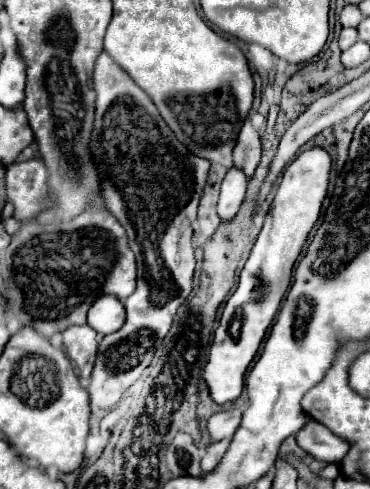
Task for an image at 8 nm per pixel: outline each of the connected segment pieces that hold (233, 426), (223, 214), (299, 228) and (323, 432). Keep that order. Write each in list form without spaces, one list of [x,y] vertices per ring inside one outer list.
[[[232,408],[232,410],[224,410],[224,412],[214,414],[208,420],[208,432],[210,432],[212,440],[216,442],[216,440],[232,438],[234,432],[238,430],[238,426],[240,426],[240,420],[242,420],[242,412],[238,408]]]
[[[232,168],[228,170],[222,188],[220,188],[220,200],[218,200],[218,216],[220,222],[228,222],[232,220],[232,216],[236,216],[242,200],[246,194],[246,176],[242,170]]]
[[[312,148],[312,150],[304,150],[296,160],[292,160],[280,180],[280,186],[276,190],[276,196],[272,200],[272,208],[270,208],[270,230],[268,230],[268,240],[260,240],[260,236],[254,242],[254,248],[240,272],[240,282],[236,292],[230,296],[230,300],[224,306],[222,318],[220,318],[220,326],[214,332],[214,340],[210,346],[210,356],[208,356],[208,364],[204,368],[204,380],[210,388],[210,396],[216,404],[226,404],[236,400],[242,390],[244,390],[244,374],[250,366],[250,362],[254,360],[278,308],[280,308],[283,298],[291,284],[292,274],[294,271],[294,262],[298,260],[302,246],[308,240],[310,230],[314,228],[318,216],[320,216],[320,208],[322,202],[328,194],[328,180],[330,180],[330,172],[332,172],[332,158],[324,148]]]
[[[310,420],[298,432],[298,446],[314,458],[334,464],[340,464],[340,460],[348,454],[350,448],[350,444],[344,438],[338,438],[334,432],[330,432],[324,424],[316,420]]]

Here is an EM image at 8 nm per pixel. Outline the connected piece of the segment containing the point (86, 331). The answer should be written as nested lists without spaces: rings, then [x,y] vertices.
[[[86,324],[86,326],[66,328],[62,334],[64,334],[64,346],[68,350],[68,356],[76,362],[80,376],[82,378],[90,376],[94,358],[96,358],[96,350],[98,350],[96,332]]]

